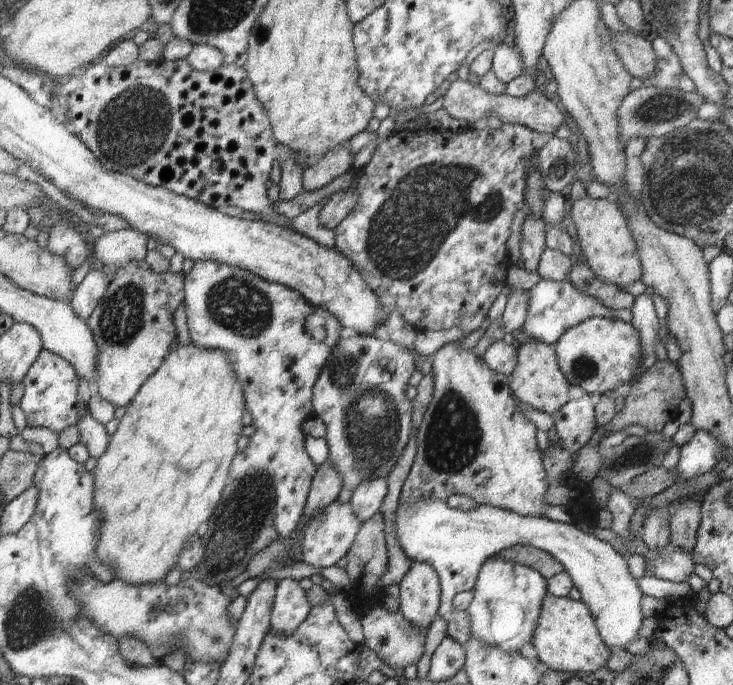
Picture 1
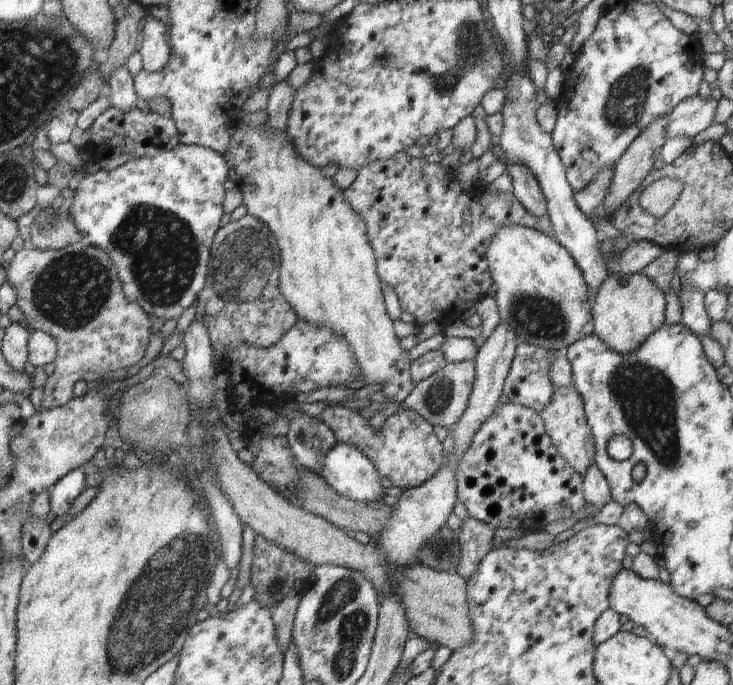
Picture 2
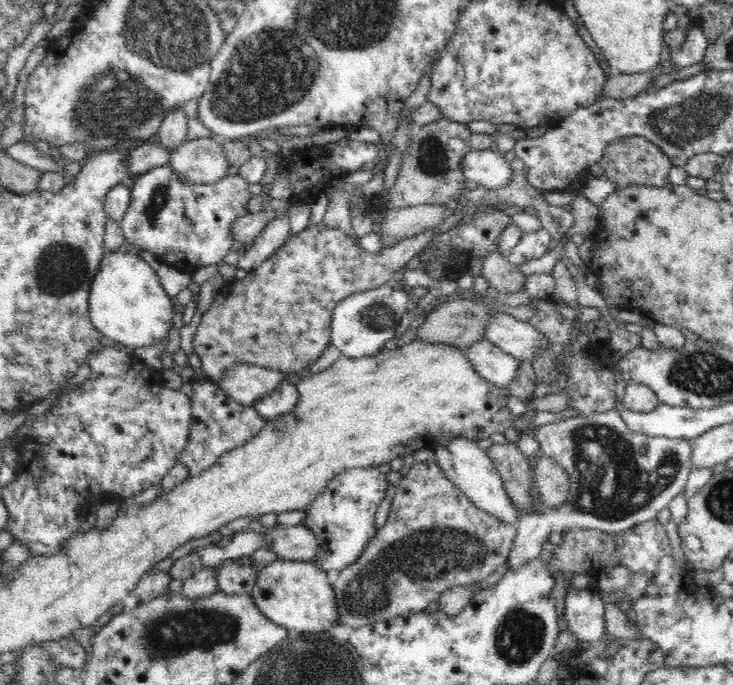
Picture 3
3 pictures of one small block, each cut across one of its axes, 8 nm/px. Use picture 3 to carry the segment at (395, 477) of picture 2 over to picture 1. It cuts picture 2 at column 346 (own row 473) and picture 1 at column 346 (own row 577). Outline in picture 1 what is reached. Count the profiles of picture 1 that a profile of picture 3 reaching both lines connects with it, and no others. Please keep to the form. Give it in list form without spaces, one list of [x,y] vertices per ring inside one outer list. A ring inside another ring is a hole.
[[[354,332],[354,336],[340,336],[322,367],[312,390],[313,416],[320,417],[326,426],[330,462],[342,476],[343,485],[350,490],[362,482],[374,478],[387,478],[412,434],[412,402],[406,398],[408,380],[415,371],[414,356],[404,346],[380,339],[375,334],[366,336]]]

